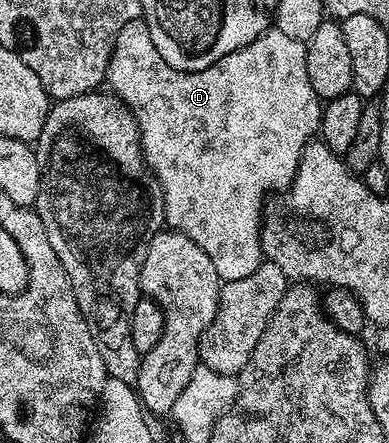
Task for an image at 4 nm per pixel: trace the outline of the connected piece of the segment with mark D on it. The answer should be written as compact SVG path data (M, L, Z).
M141 18L133 19L128 21L124 25L124 29L118 35L112 48L112 54L110 56L110 65L106 68L105 82L110 87L109 90L113 94L117 95L127 107L130 108L131 114L134 115L134 120L138 123L138 132L142 138L142 155L147 158L147 162L157 170L158 183L162 187L161 195L164 197L164 209L166 210L166 223L169 224L173 230L178 231L182 235L187 235L192 241L196 241L196 245L200 245L200 249L204 249L204 253L208 253L208 261L212 261L212 265L216 269L219 279L223 281L240 281L240 277L248 277L248 273L253 273L254 270L261 263L264 262L264 252L262 250L262 239L260 236L263 234L262 231L262 206L266 203L266 194L269 191L279 191L279 193L285 192L290 186L290 182L296 177L298 172L298 166L300 165L300 157L304 153L304 149L309 145L310 142L319 134L322 126L322 108L323 104L320 102L317 93L312 89L312 81L308 81L308 65L306 64L306 43L300 39L293 39L287 37L285 33L280 33L277 29L271 29L266 31L259 39L252 41L248 45L244 45L240 49L236 49L232 53L228 53L224 57L220 57L220 61L216 61L212 65L208 65L208 69L203 71L177 71L172 69L172 65L168 65L168 61L164 61L164 57L160 57L160 53L156 53L156 45L152 45L152 37L146 34L146 28Z

